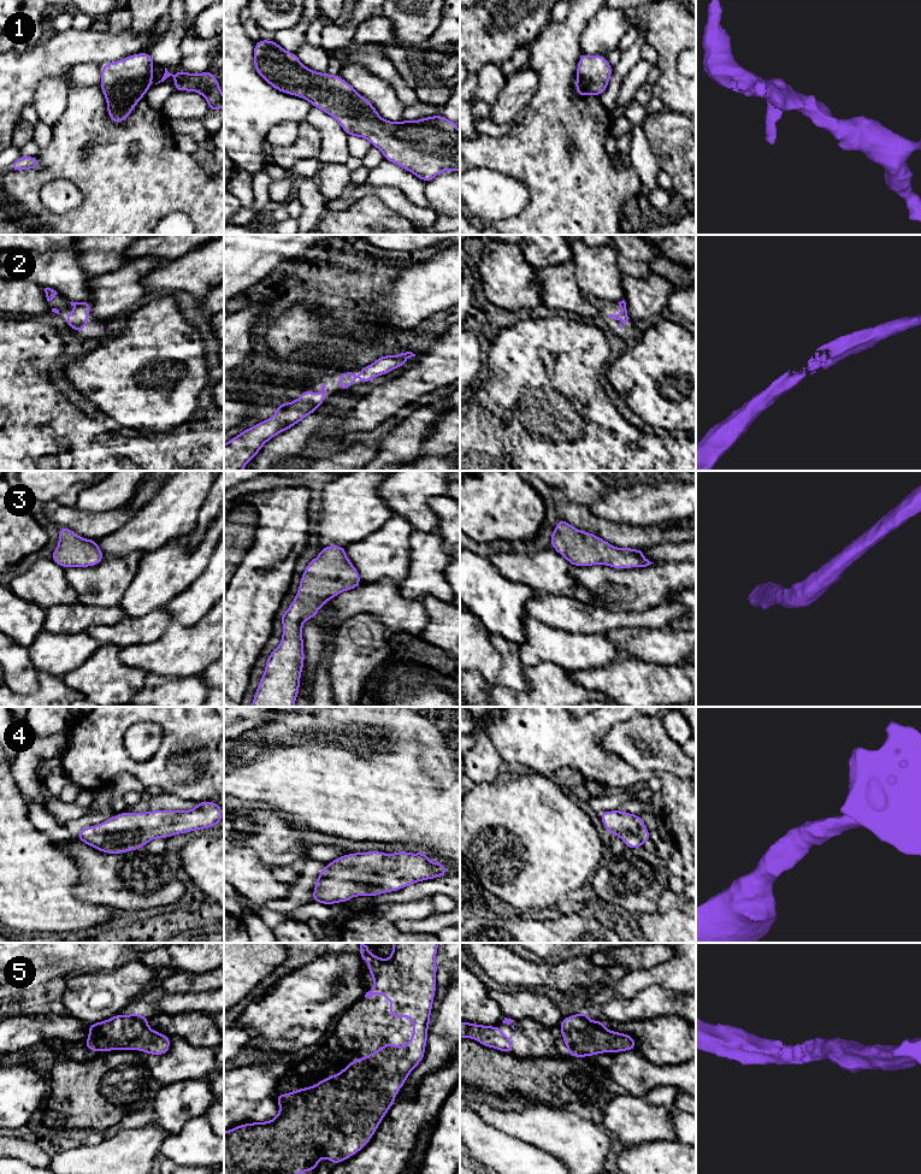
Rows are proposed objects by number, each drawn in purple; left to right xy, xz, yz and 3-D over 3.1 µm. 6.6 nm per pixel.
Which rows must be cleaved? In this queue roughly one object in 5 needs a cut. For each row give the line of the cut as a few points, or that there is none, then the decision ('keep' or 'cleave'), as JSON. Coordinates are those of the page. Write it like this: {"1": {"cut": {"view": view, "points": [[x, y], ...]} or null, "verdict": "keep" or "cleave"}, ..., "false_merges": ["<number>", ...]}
{"1": {"cut": null, "verdict": "keep"}, "2": {"cut": null, "verdict": "keep"}, "3": {"cut": null, "verdict": "keep"}, "4": {"cut": null, "verdict": "keep"}, "5": {"cut": null, "verdict": "keep"}, "false_merges": []}

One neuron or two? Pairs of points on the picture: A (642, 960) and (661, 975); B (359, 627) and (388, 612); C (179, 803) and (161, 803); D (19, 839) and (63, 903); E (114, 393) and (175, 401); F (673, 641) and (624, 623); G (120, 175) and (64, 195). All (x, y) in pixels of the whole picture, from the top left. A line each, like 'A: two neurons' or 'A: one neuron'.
A: two neurons
B: two neurons
C: one neuron
D: one neuron
E: one neuron
F: two neurons
G: two neurons

